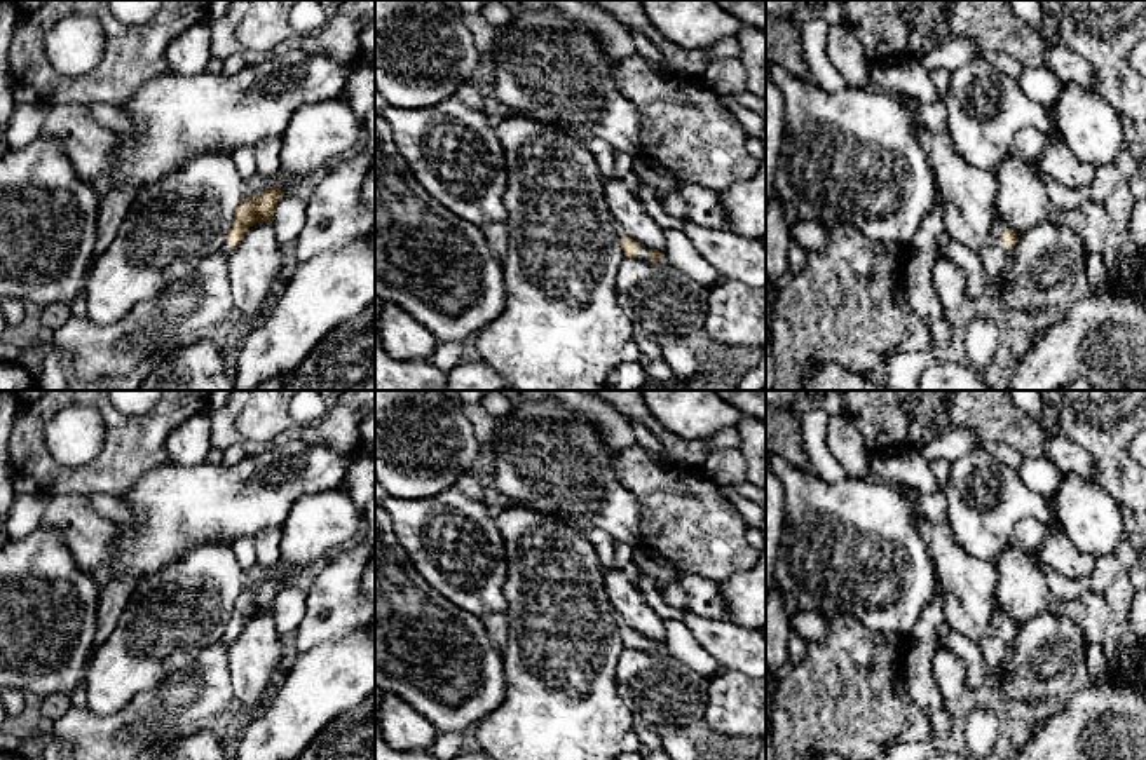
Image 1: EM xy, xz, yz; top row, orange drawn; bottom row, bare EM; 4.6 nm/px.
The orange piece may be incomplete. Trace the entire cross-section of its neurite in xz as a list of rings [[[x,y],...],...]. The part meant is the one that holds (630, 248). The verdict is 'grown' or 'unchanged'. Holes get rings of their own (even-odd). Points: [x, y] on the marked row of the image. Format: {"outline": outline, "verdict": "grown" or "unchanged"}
{"outline": [[[614,220],[614,227],[616,227],[619,244],[623,248],[626,258],[635,258],[640,261],[663,261],[663,258],[665,258],[663,253],[659,253],[658,249],[647,249],[647,248],[640,246],[638,242],[635,242],[631,237],[628,237],[621,230],[621,227],[616,220]]], "verdict": "grown"}

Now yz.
{"outline": [[[998,223],[998,227],[996,227],[996,244],[998,244],[999,251],[1012,253],[1013,248],[1017,246],[1017,242],[1019,242],[1019,237],[1012,230],[1012,227]]], "verdict": "grown"}

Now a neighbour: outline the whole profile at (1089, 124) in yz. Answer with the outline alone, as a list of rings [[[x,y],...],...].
[[[1068,84],[1050,108],[1055,131],[1083,164],[1102,167],[1123,152],[1125,134],[1116,108],[1078,84]]]

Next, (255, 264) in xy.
[[[270,221],[248,228],[229,254],[230,293],[242,324],[258,322],[272,307],[281,288],[281,244]]]

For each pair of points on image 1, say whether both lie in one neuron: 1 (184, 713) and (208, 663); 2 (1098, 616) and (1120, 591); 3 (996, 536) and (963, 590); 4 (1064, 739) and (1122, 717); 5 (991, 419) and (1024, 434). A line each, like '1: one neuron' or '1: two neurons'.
1: one neuron
2: two neurons
3: two neurons
4: one neuron
5: one neuron

